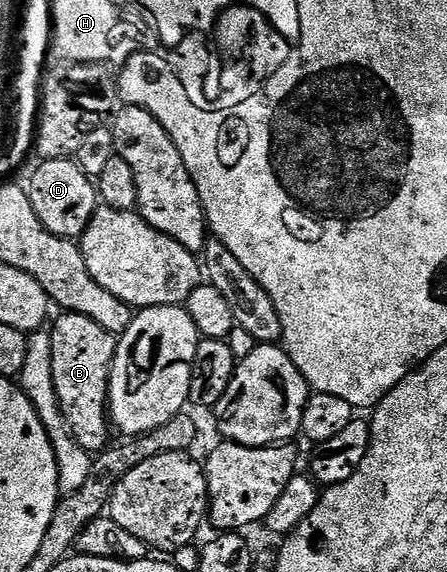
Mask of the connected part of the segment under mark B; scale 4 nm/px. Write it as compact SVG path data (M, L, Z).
M70 314L61 316L55 327L50 328L53 385L67 430L77 445L86 451L99 453L107 443L111 366L115 360L117 339L89 315Z

